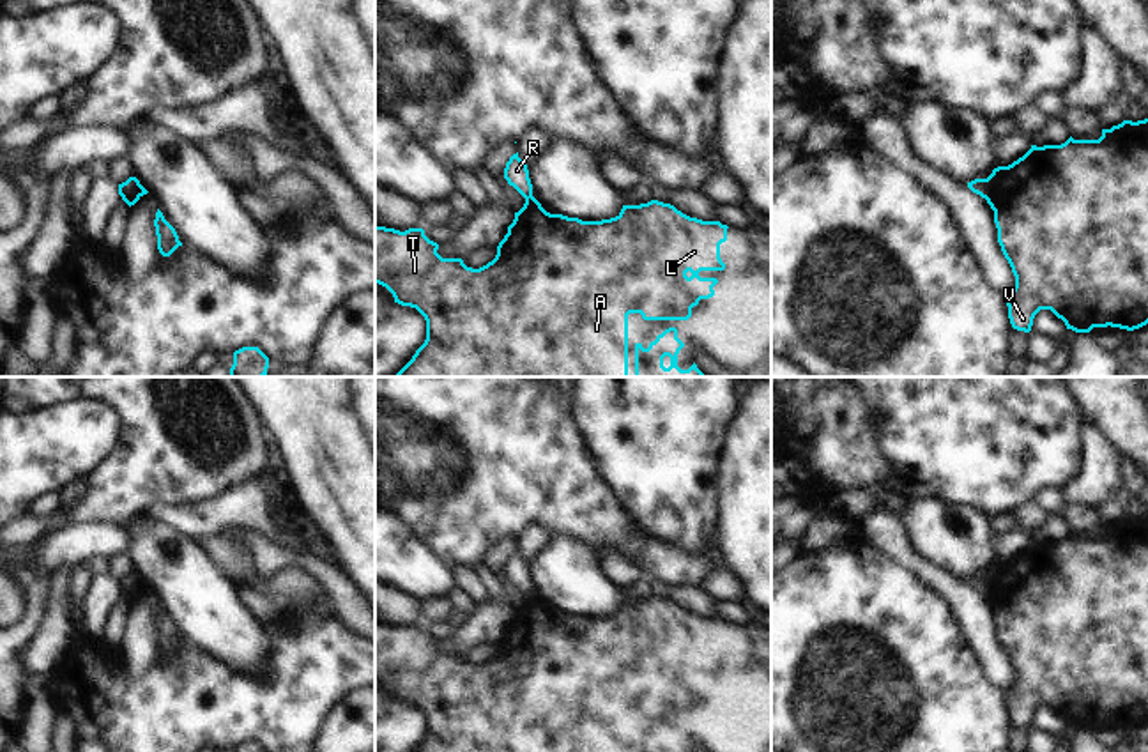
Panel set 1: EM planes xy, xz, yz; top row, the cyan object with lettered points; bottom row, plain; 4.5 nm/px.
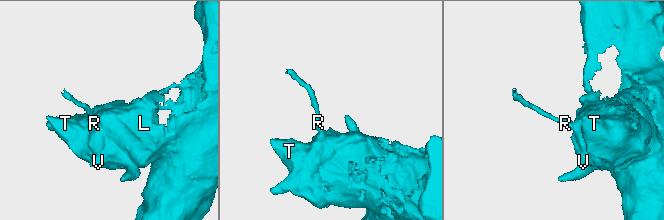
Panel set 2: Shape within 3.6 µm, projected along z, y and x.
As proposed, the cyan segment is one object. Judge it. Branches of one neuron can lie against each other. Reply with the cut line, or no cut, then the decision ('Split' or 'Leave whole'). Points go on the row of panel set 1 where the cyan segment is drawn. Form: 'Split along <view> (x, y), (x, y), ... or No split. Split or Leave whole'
Split along xy (135, 177), (135, 193), (126, 202). Split

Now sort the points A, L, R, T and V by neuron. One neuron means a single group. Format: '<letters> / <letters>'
A L T V / R

